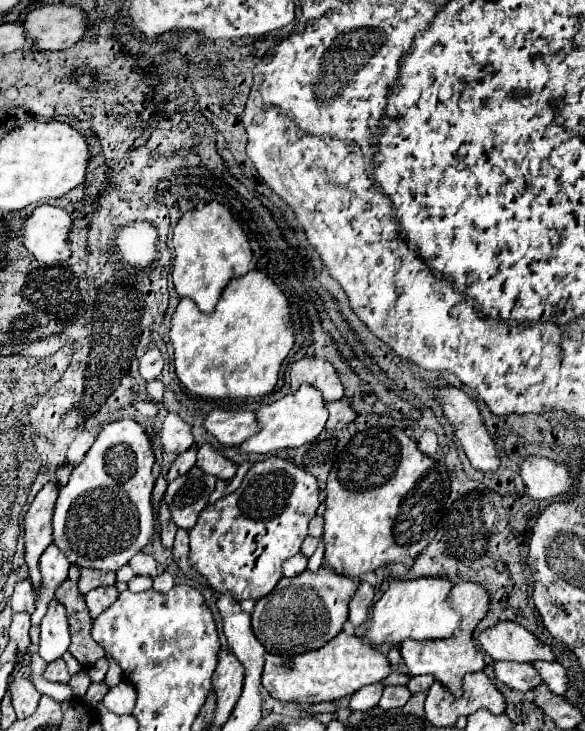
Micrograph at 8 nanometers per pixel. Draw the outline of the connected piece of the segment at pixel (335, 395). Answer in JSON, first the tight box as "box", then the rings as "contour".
{"box":[291,358,343,402],"contour":[[[301,358],[291,364],[291,392],[297,392],[303,382],[319,388],[325,396],[325,402],[343,398],[343,384],[339,374],[325,358]]]}

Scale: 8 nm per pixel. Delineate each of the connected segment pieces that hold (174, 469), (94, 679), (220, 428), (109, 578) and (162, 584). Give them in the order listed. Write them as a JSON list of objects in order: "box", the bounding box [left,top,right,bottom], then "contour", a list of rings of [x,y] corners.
[{"box":[167,448,197,482],"contour":[[[189,448],[189,450],[181,452],[181,454],[175,458],[175,462],[171,464],[169,474],[167,474],[167,480],[171,482],[171,480],[183,476],[191,466],[195,466],[195,460],[197,460],[197,448]]]},{"box":[88,657,108,683],"contour":[[[105,657],[99,659],[91,668],[88,670],[91,683],[103,682],[108,670],[108,661]]]},{"box":[205,410,261,446],"contour":[[[213,410],[205,420],[205,430],[223,446],[239,446],[261,430],[253,410]]]},{"box":[79,568,115,594],"contour":[[[81,568],[81,580],[79,580],[79,590],[87,594],[93,588],[99,586],[111,586],[115,584],[115,574],[113,572],[97,572],[89,568]]]},{"box":[153,572,173,594],"contour":[[[165,572],[165,574],[161,574],[161,576],[157,576],[157,578],[153,580],[153,590],[155,590],[155,592],[167,594],[169,588],[173,588],[173,576],[171,576],[169,572]]]}]

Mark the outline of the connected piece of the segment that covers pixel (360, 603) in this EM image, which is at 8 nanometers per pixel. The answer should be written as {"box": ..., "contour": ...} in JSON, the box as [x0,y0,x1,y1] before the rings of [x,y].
{"box":[349,582,373,626],"contour":[[[361,582],[357,594],[349,604],[349,622],[353,626],[361,626],[369,616],[371,604],[373,604],[373,586],[367,582]]]}

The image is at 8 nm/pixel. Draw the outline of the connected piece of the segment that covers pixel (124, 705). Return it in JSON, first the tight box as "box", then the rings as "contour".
{"box":[103,680,137,714],"contour":[[[121,680],[107,692],[107,696],[103,698],[103,706],[115,714],[131,714],[135,700],[137,700],[135,686],[129,680]]]}

